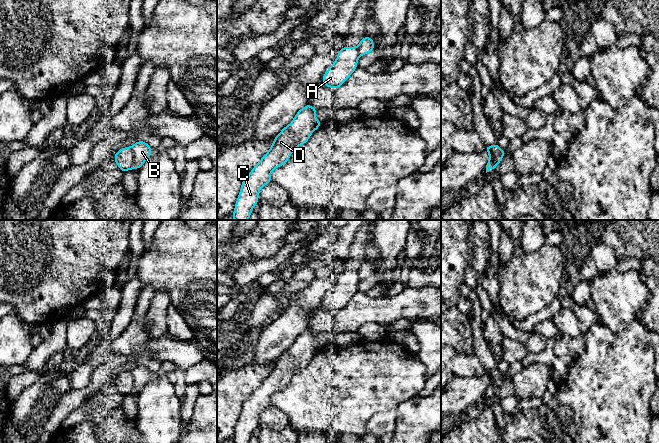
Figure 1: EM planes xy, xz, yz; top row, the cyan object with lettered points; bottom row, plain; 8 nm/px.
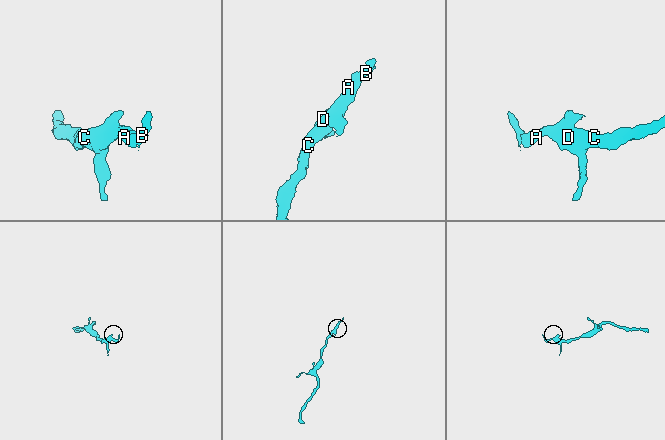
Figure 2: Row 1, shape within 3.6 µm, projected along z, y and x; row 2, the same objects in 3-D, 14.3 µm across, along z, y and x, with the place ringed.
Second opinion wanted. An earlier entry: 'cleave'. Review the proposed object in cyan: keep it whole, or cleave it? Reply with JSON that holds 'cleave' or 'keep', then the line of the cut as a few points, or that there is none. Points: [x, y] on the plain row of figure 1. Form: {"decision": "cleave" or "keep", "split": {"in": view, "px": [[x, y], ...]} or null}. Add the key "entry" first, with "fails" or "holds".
{"entry": "holds", "decision": "cleave", "split": {"in": "xy", "px": [[130, 371], [133, 377], [133, 391]]}}

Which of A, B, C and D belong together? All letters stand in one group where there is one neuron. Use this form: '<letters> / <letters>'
A C D / B

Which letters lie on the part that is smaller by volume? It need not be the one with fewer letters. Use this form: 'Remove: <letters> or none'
Remove: B

